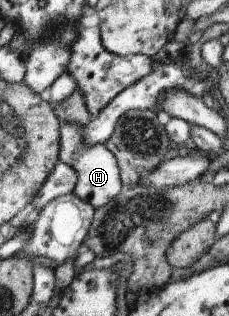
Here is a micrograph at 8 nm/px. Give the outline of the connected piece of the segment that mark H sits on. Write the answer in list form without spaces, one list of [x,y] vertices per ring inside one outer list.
[[[64,123],[61,125],[59,136],[59,160],[73,167],[77,174],[76,186],[73,193],[89,202],[95,209],[104,206],[110,199],[117,197],[123,189],[119,175],[119,166],[115,156],[104,143],[86,146],[82,140],[85,125],[80,123]]]

